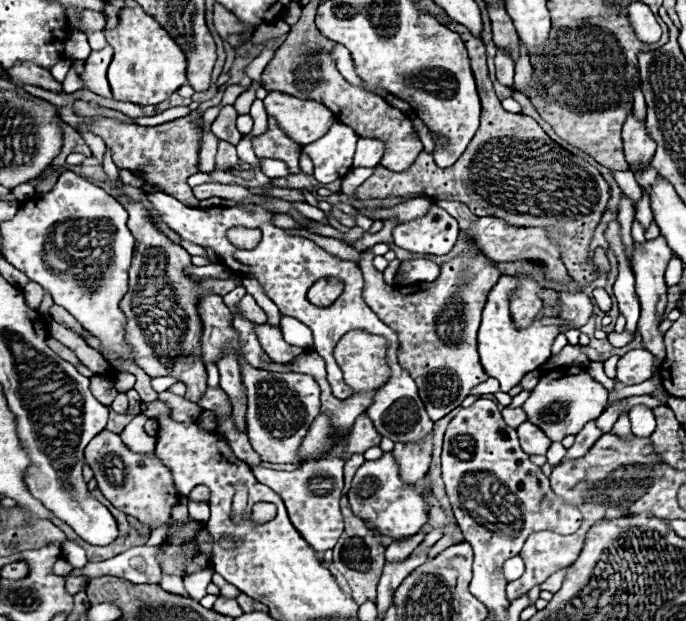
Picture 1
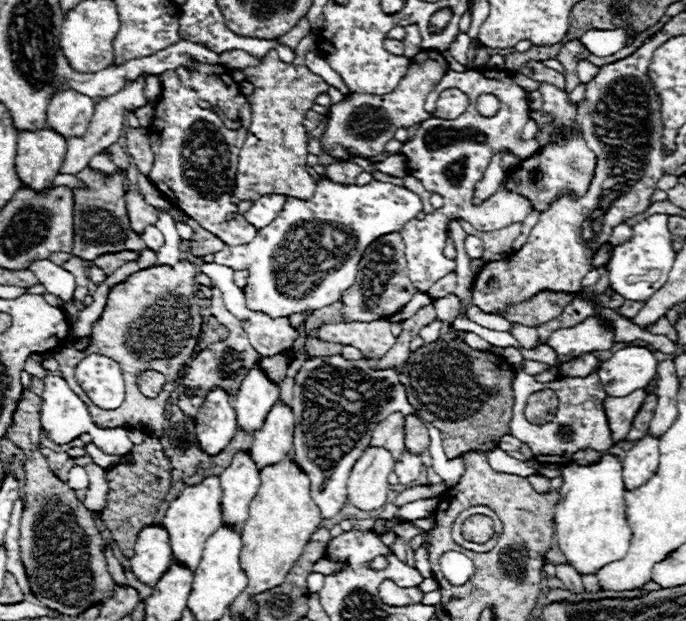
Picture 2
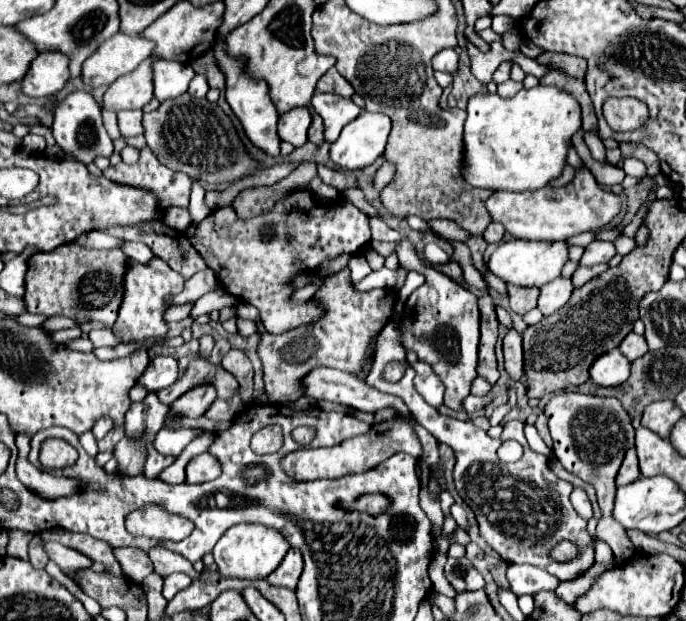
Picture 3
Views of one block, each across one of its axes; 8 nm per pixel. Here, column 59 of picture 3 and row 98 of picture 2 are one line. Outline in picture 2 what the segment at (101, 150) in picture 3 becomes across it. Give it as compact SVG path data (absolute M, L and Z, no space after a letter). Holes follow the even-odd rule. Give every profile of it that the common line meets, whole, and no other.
M146 76L140 78L140 80L134 82L134 84L128 84L128 86L126 86L124 90L120 90L118 94L108 96L108 98L102 98L102 100L96 104L96 112L94 112L94 116L92 116L92 120L90 120L90 124L88 124L86 134L80 136L80 138L74 138L74 136L68 138L66 158L64 158L62 168L60 168L62 174L76 174L76 172L84 170L84 168L88 166L88 162L90 162L92 156L96 156L100 150L106 150L108 146L112 146L112 144L120 138L120 134L122 134L120 130L122 130L122 124L124 124L124 114L126 114L128 110L134 110L134 108L140 108L140 106L146 104L146 98L144 98L144 92L142 92L144 80L146 80Z

